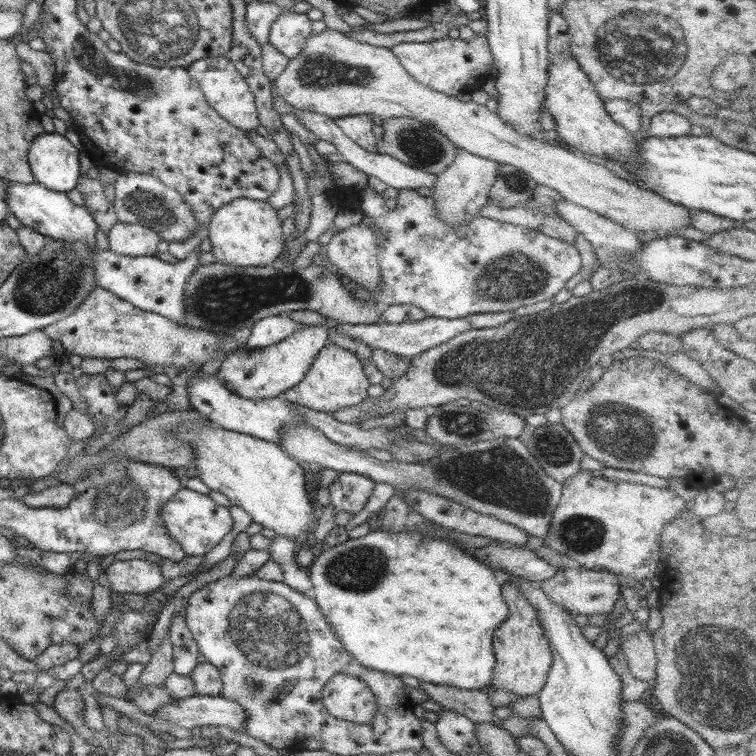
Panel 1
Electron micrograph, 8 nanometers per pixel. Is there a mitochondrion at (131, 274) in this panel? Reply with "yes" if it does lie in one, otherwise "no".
no

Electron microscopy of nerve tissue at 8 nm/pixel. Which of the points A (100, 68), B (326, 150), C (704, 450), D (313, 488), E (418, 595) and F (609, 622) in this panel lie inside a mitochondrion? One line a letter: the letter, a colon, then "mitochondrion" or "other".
A: mitochondrion
B: other
C: other
D: other
E: other
F: other

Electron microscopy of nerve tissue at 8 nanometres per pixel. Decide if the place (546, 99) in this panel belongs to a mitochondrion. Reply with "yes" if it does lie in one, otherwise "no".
no

